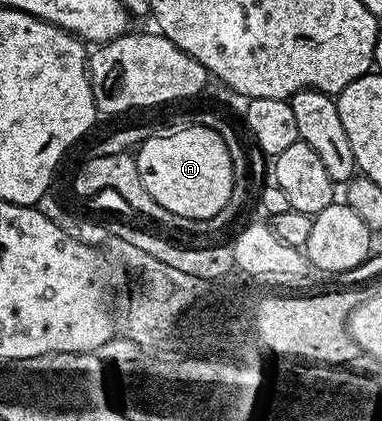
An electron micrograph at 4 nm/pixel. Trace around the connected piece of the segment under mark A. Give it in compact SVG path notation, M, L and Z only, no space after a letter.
M213 126L182 127L171 135L151 134L137 148L136 158L144 189L148 189L152 201L164 205L168 213L189 219L221 216L224 205L228 205L232 197L232 157L228 157L228 149Z

